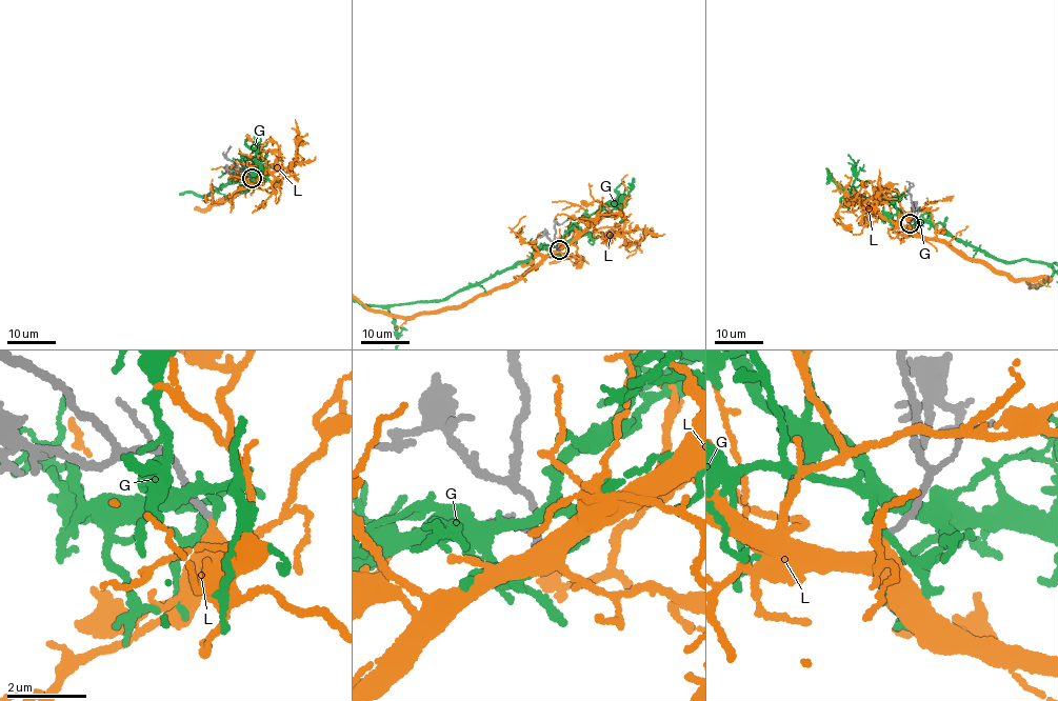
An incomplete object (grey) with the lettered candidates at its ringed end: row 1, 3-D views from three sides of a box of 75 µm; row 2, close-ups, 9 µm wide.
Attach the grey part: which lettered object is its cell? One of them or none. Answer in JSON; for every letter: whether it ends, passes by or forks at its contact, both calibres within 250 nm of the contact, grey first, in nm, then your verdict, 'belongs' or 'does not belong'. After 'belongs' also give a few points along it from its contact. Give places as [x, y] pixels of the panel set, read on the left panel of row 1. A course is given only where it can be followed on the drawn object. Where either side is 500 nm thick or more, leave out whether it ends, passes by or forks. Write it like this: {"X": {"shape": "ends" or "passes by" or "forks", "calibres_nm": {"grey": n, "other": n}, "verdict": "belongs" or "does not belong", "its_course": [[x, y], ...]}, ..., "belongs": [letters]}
{"G": {"shape": "passes by", "calibres_nm": {"grey": 150, "other": 180}, "verdict": "does not belong"}, "L": {"shape": "forks", "calibres_nm": {"grey": 150, "other": 280}, "verdict": "belongs"}, "belongs": ["L"]}

